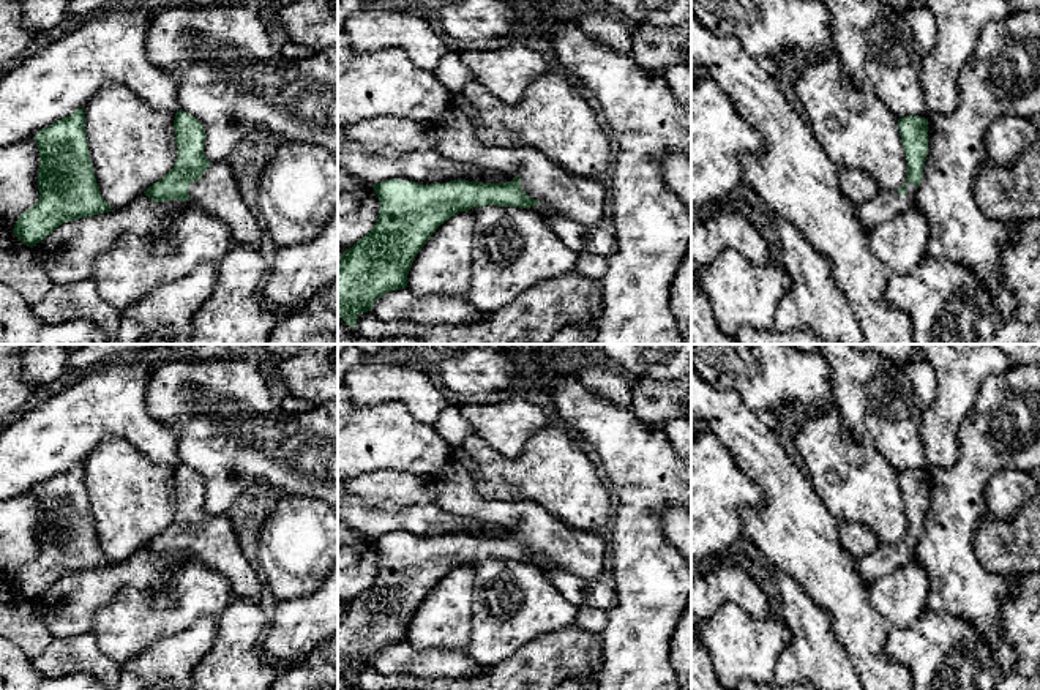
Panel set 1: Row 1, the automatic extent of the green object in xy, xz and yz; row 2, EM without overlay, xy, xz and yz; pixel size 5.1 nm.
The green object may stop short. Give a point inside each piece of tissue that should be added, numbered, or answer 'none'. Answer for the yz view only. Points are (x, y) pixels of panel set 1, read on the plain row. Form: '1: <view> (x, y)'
1: yz (887, 558)

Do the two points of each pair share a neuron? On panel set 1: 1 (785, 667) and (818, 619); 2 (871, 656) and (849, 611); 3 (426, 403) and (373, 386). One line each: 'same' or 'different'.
1: same
2: same
3: same

